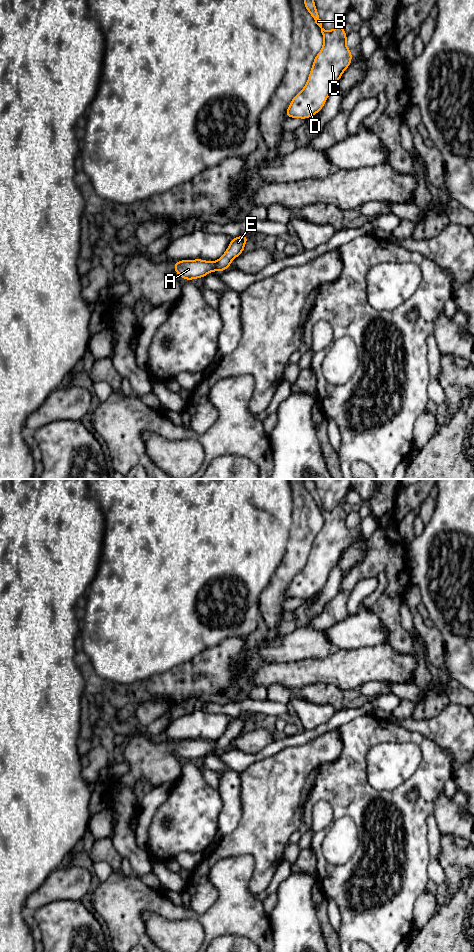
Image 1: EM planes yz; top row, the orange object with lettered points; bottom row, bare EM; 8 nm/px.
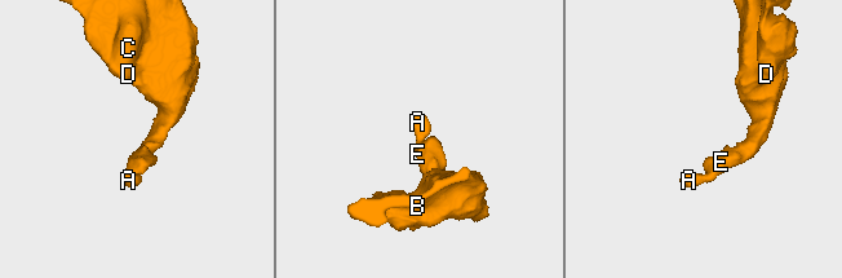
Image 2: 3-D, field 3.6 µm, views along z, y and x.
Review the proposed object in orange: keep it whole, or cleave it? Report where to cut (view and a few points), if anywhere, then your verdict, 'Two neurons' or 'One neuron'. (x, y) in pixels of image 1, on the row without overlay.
No split. One neuron

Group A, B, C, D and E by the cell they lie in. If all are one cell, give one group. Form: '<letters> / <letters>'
A B C D E

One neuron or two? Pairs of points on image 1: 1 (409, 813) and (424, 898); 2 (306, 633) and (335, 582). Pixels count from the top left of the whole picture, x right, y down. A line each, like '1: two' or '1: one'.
1: two
2: two

